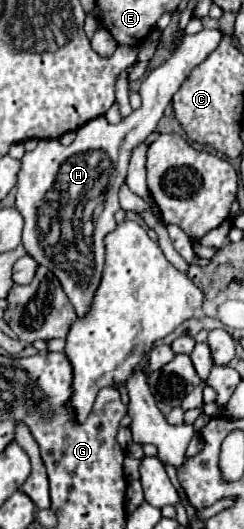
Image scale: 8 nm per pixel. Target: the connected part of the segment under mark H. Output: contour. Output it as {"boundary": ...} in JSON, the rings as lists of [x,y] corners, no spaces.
{"boundary":[[[202,30],[194,36],[184,36],[180,48],[156,70],[150,72],[150,76],[140,86],[142,106],[134,110],[128,118],[124,118],[118,124],[110,124],[104,116],[98,116],[90,122],[86,122],[82,128],[76,130],[76,140],[70,146],[60,144],[60,140],[40,140],[38,146],[32,152],[26,152],[22,158],[22,168],[18,172],[18,184],[16,184],[16,208],[24,218],[24,234],[22,244],[26,252],[42,266],[50,268],[54,276],[60,280],[70,304],[74,306],[76,316],[86,316],[90,312],[90,300],[94,300],[94,292],[98,290],[98,284],[102,280],[102,268],[106,264],[106,252],[104,252],[104,238],[108,232],[116,228],[116,212],[120,210],[118,202],[118,190],[126,182],[126,172],[130,164],[132,150],[146,140],[150,132],[156,130],[158,120],[164,114],[164,108],[170,104],[174,92],[182,86],[186,76],[208,58],[208,54],[220,44],[220,30]]]}

